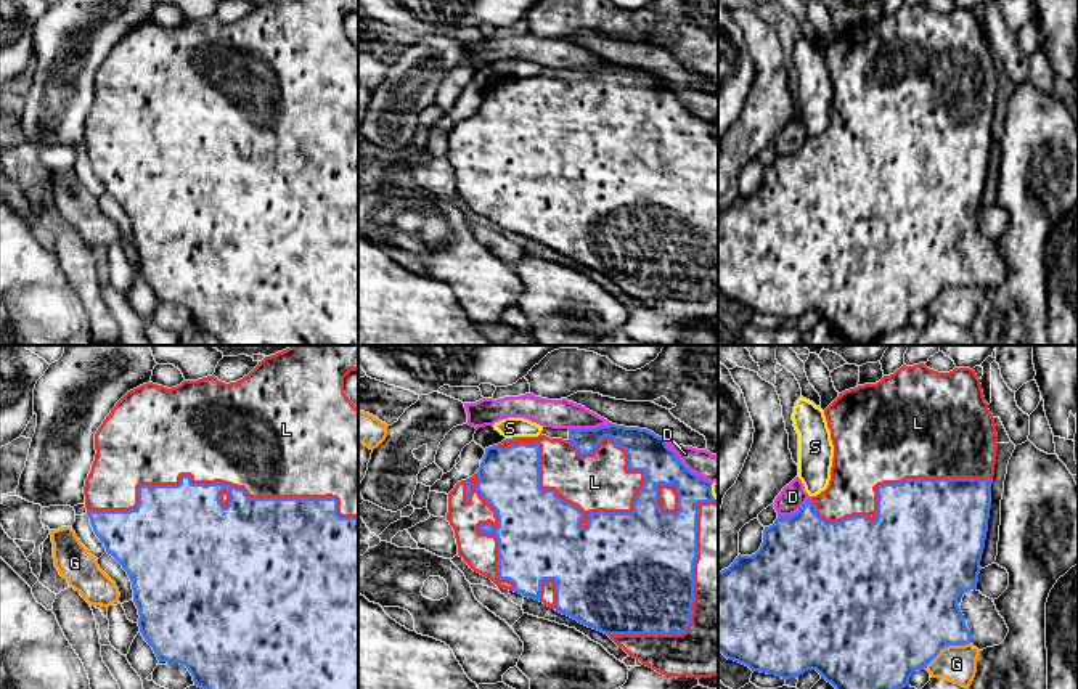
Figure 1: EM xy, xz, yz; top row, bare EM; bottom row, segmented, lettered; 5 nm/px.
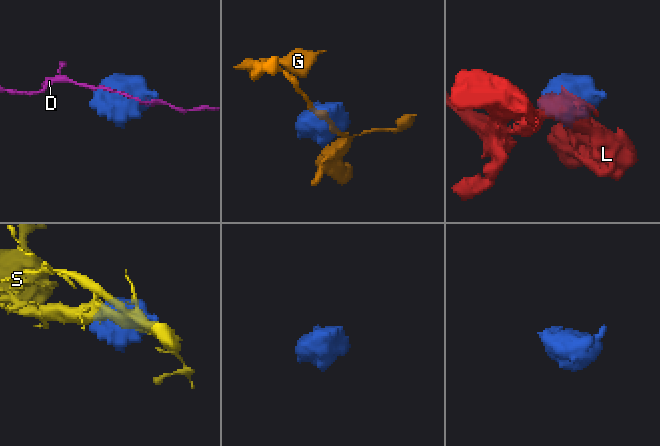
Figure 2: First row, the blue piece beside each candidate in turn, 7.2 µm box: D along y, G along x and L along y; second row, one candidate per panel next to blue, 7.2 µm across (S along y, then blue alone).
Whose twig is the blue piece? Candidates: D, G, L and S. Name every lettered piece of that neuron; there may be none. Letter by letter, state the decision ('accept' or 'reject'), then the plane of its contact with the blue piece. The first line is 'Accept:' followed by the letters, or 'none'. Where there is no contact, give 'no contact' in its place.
Accept: L
D: reject; meets blue in xz
G: reject; meets blue in yz
L: accept; meets blue in xz
S: reject; meets blue in xz

